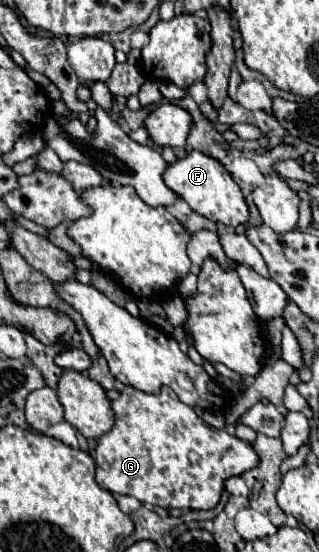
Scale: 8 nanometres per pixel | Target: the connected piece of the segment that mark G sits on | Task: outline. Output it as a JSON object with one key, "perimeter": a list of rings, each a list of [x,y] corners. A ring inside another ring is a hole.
{"perimeter":[[[124,386],[124,390],[120,392],[120,396],[118,396],[116,400],[112,400],[112,402],[110,402],[110,406],[112,406],[112,412],[114,412],[114,426],[112,426],[112,430],[110,430],[110,432],[102,434],[102,436],[96,440],[96,450],[94,450],[96,482],[98,482],[104,490],[108,490],[108,492],[134,496],[134,498],[138,498],[142,504],[148,504],[148,506],[184,508],[184,510],[210,510],[210,508],[214,508],[214,506],[218,504],[218,498],[220,498],[220,494],[222,494],[222,490],[224,490],[224,482],[226,482],[230,476],[238,476],[238,474],[242,474],[242,472],[246,472],[246,470],[252,470],[252,468],[256,468],[256,466],[258,466],[258,462],[260,462],[260,460],[258,460],[258,456],[256,456],[256,452],[252,450],[252,446],[250,446],[248,442],[242,442],[240,438],[230,436],[226,430],[212,428],[210,424],[206,424],[204,420],[200,420],[200,418],[198,418],[198,414],[196,414],[190,406],[182,404],[182,402],[178,400],[178,396],[176,396],[170,388],[166,388],[166,386],[162,386],[160,394],[146,394],[146,392],[140,392],[140,390],[132,388],[132,386]],[[192,450],[200,456],[200,458],[198,458],[198,462],[192,462],[192,460],[188,458]]]}

